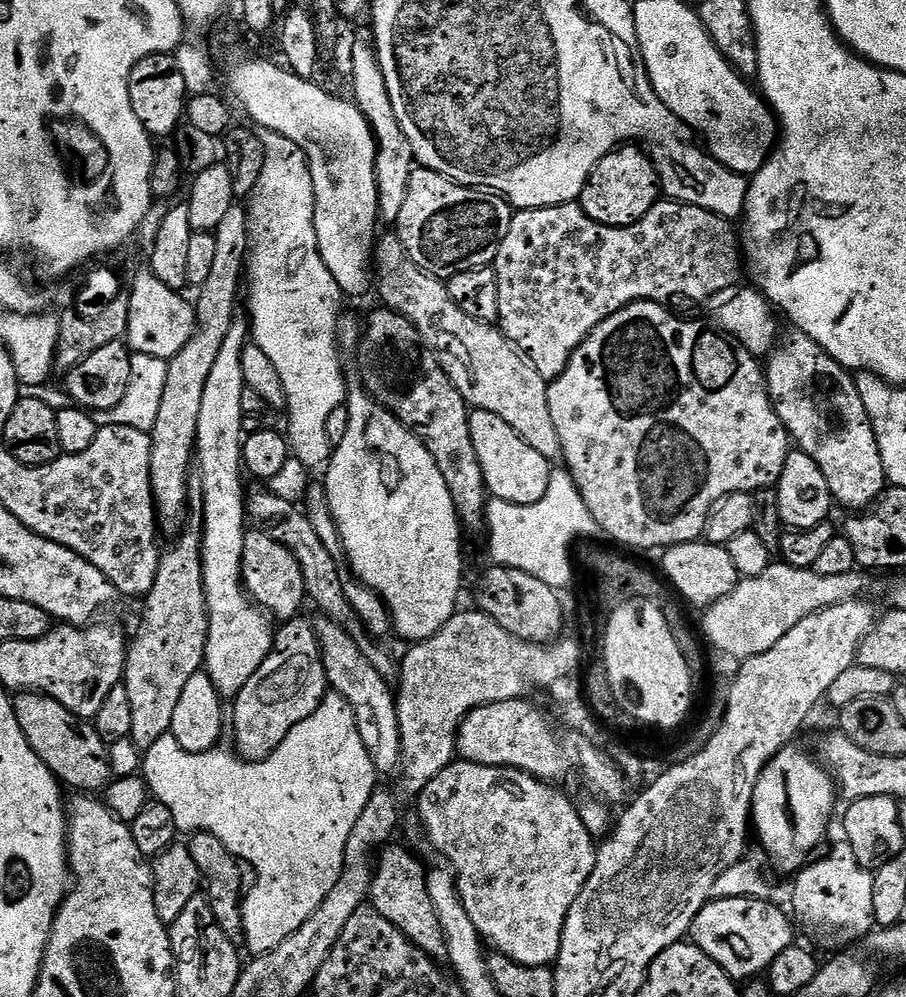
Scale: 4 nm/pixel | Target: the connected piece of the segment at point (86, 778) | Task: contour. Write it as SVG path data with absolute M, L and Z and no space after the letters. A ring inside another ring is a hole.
M40 692L19 693L12 701L12 709L22 734L26 734L26 742L30 742L30 750L42 758L65 789L77 788L75 791L80 794L100 794L107 789L114 776L110 748L98 734L95 723L75 716L62 702Z

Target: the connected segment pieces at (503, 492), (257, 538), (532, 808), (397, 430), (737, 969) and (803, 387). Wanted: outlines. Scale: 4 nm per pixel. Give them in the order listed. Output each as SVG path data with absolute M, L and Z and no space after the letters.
M481 408L469 411L468 426L470 442L474 444L474 454L478 456L478 466L482 466L484 487L489 497L505 500L511 504L533 504L538 502L538 498L542 498L542 494L546 494L546 486L550 486L550 478L554 471L553 465L542 454L538 454L538 450L534 450L534 446L522 442L520 435L507 422L502 422L502 418L498 418L498 414L490 414L490 410Z
M255 530L245 531L240 576L252 603L263 608L269 617L287 622L301 615L300 607L306 604L306 597L298 560L274 538Z
M457 759L430 781L418 797L424 832L449 860L462 906L470 914L481 941L499 955L531 968L555 965L566 914L570 914L574 898L582 894L598 851L597 841L582 826L579 807L556 788L559 787L517 768L495 768Z
M356 386L349 391L346 397L346 407L350 414L350 426L346 430L346 438L342 438L342 442L335 445L331 459L326 465L328 477L324 480L324 488L328 491L328 508L332 511L329 512L330 519L336 524L340 535L343 559L348 559L348 564L352 567L351 575L384 601L394 632L397 632L402 639L408 640L407 642L429 640L442 626L446 626L446 622L450 622L452 616L456 615L458 611L456 599L460 596L460 583L464 580L464 556L460 553L462 525L460 517L456 515L454 498L450 498L446 478L442 478L442 470L438 470L434 458L428 453L424 443L397 416L390 414L382 405L377 404L363 387Z
M754 897L722 898L721 900L711 899L698 914L692 923L690 933L691 943L701 948L713 962L717 964L727 976L733 981L751 981L753 978L760 978L767 973L768 968L782 954L782 950L793 947L792 922L793 917L787 911L783 912L776 904L771 904L771 899L756 899Z
M792 330L789 333L784 340L784 349L771 357L773 360L769 362L768 368L766 364L766 383L768 394L772 397L772 409L787 430L791 443L799 451L810 454L814 462L818 462L818 470L822 470L826 477L826 486L830 486L833 501L839 507L841 504L844 508L852 508L848 510L867 509L884 493L886 481L882 456L878 454L878 444L866 414L866 406L862 406L862 398L858 398L853 373L830 358L830 354L826 354L826 350L819 348L804 332Z

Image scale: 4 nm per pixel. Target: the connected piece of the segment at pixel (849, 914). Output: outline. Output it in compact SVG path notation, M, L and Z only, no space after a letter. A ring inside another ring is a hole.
M839 842L826 856L809 861L795 875L793 915L812 928L857 932L860 938L875 929L873 876L853 856L846 842Z

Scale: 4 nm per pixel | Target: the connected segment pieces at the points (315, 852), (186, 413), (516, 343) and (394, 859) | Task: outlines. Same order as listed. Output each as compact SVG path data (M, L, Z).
M329 691L324 701L318 706L318 710L314 710L314 714L310 714L310 718L298 722L298 726L294 726L294 730L290 730L290 734L286 734L286 738L282 738L278 750L274 750L274 754L270 754L265 760L251 762L241 760L233 741L228 738L221 738L213 748L205 752L187 752L182 750L182 746L178 746L178 742L169 734L158 738L158 742L154 742L154 746L150 746L143 753L142 779L148 785L149 793L154 799L162 802L162 806L168 807L170 814L174 814L174 822L181 833L192 834L199 830L214 834L214 838L218 838L218 842L222 842L222 846L226 846L226 850L230 850L230 854L234 854L237 860L243 862L247 867L249 864L256 871L256 881L253 882L249 892L247 889L243 893L240 906L242 926L244 927L243 947L249 948L253 957L274 950L279 946L280 941L290 938L290 934L294 934L294 930L298 930L298 926L302 926L302 922L306 922L306 918L310 918L310 914L314 914L314 910L318 910L318 906L322 906L326 894L330 894L330 890L334 890L334 882L338 882L344 869L344 851L346 842L350 838L350 830L354 830L354 822L358 822L358 818L362 818L362 810L366 810L373 792L378 787L378 773L366 750L366 742L362 742L362 734L358 734L354 710L346 702L346 698L342 698L333 691Z
M234 206L222 217L222 222L218 222L214 235L214 263L206 282L198 286L197 292L200 293L194 299L196 329L186 346L178 350L174 359L167 361L168 373L162 402L159 403L158 418L150 433L150 486L152 497L156 499L159 531L163 535L165 532L168 538L183 532L188 519L188 481L194 468L202 389L206 386L211 367L214 366L214 358L218 358L222 341L226 338L232 321L238 316L236 294L242 290L249 246L247 211L243 207Z
M667 198L657 199L656 204L638 222L634 222L625 228L611 228L605 224L599 224L591 220L588 215L580 209L579 203L556 204L552 208L526 208L517 211L513 215L506 234L500 239L498 254L496 255L496 277L498 278L498 314L500 319L498 327L512 347L523 354L528 363L538 370L538 374L546 381L559 378L562 370L566 368L572 351L578 347L591 334L596 327L606 318L610 318L618 310L626 306L636 304L640 300L655 300L657 302L669 302L668 300L708 300L719 292L727 293L737 287L740 272L742 276L742 248L738 243L738 236L732 233L733 225L724 220L718 214L710 210L702 210L693 204L682 204L679 200Z
M385 847L375 861L370 891L371 907L427 956L437 962L447 961L446 938L442 934L442 922L438 922L434 904L430 902L426 868L423 868L406 849L392 847Z

